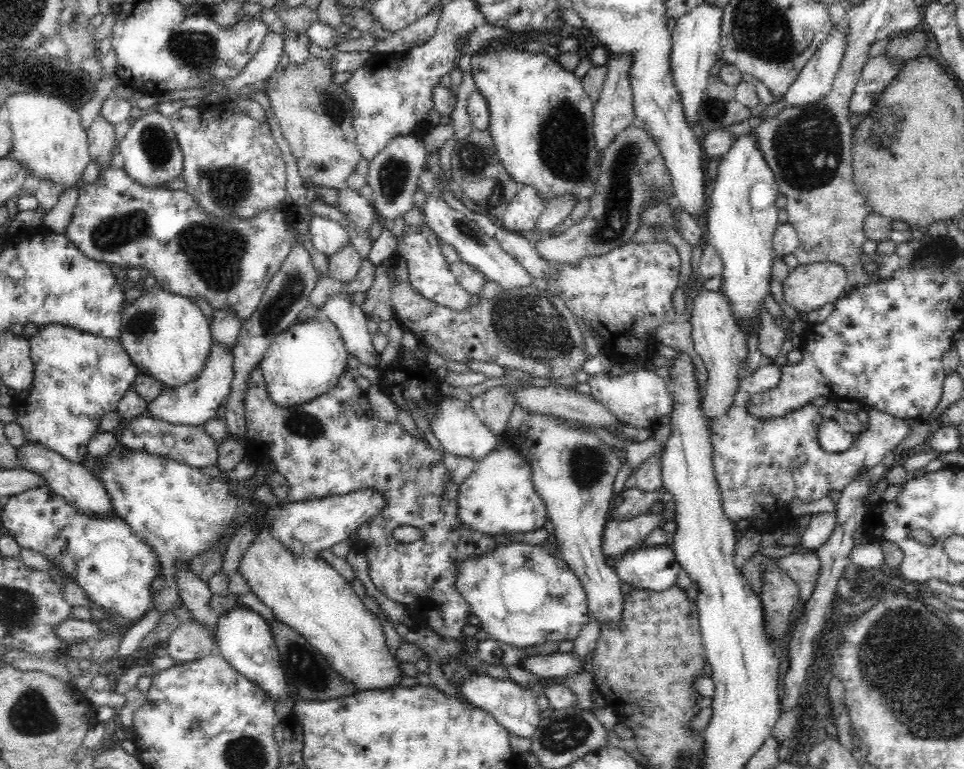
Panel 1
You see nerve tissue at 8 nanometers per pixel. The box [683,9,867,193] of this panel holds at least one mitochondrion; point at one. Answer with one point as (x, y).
(716, 107)

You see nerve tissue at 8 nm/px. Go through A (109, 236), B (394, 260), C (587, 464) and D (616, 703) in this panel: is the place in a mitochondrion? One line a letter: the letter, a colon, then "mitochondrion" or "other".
A: mitochondrion
B: other
C: mitochondrion
D: other

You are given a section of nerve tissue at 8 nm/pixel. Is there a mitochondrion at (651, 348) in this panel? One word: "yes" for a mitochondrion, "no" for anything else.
no

